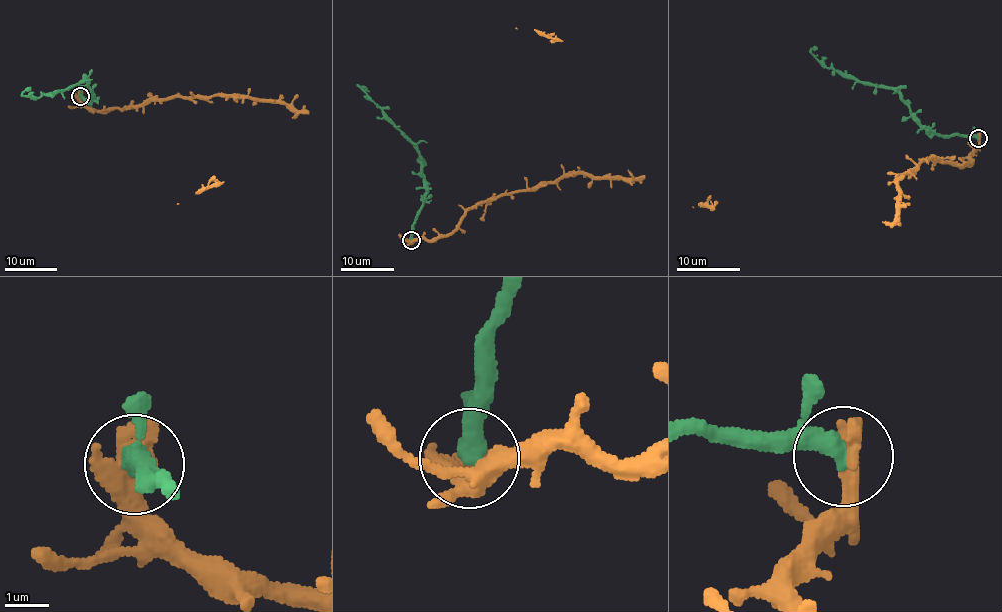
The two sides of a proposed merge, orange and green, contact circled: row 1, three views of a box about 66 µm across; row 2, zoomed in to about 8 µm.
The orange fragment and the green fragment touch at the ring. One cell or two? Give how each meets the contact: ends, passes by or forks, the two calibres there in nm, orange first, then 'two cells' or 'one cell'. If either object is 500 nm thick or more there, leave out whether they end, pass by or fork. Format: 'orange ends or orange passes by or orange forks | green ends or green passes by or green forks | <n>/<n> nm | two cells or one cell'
orange passes by | green passes by | 320/360 nm | two cells

